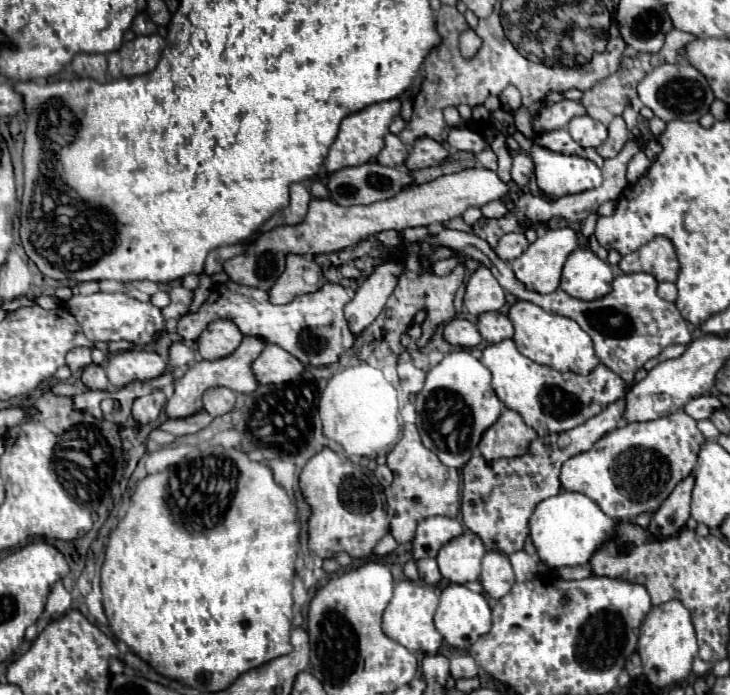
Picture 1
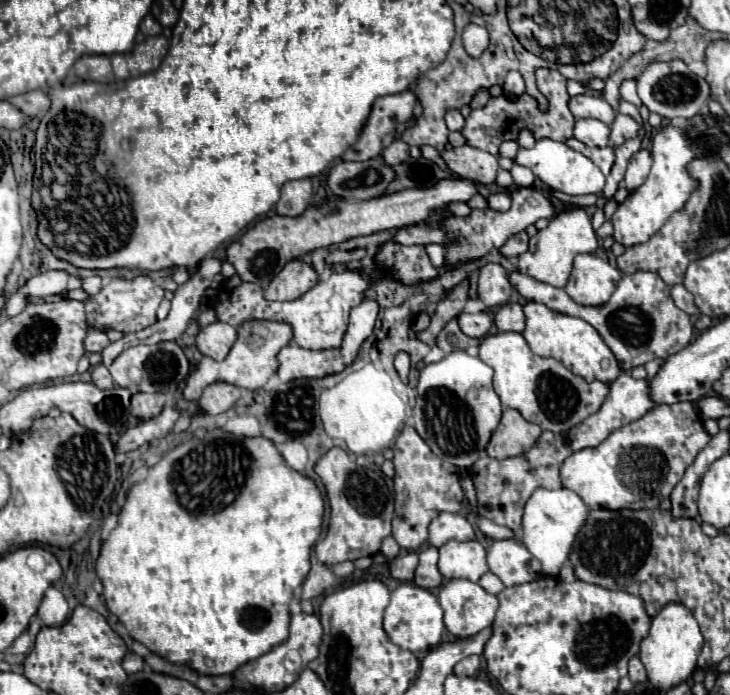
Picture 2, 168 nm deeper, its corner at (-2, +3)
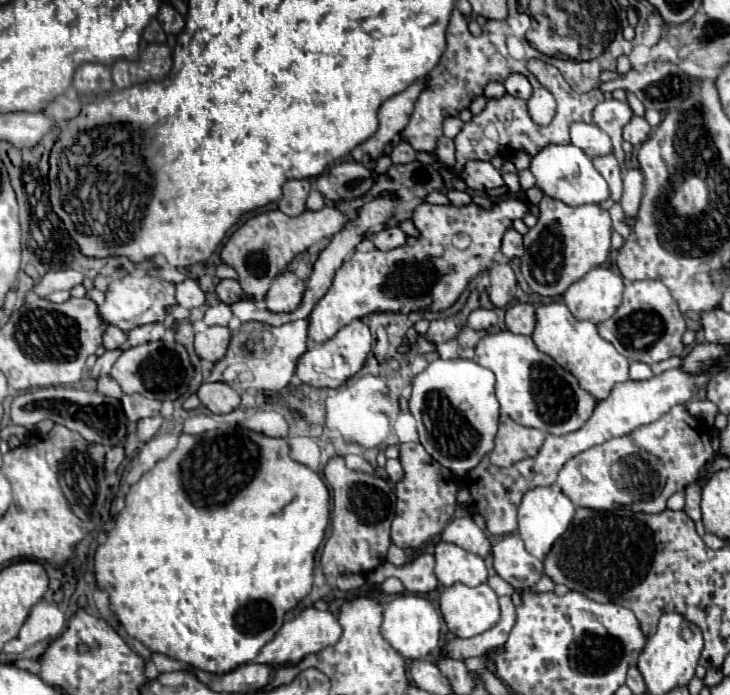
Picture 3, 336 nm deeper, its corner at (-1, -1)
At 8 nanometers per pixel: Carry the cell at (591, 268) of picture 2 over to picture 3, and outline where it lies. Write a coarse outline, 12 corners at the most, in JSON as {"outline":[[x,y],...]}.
{"outline":[[597,266],[567,288],[577,320],[601,324],[623,300],[623,276]]}

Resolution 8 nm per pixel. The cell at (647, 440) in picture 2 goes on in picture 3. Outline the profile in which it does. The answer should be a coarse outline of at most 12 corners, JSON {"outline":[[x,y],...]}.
{"outline":[[679,404],[571,458],[581,508],[657,514],[695,484],[709,428]]}

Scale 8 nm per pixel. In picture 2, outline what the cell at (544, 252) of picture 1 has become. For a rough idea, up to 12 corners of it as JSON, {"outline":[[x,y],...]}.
{"outline":[[582,208],[530,238],[518,270],[566,286],[574,256],[598,248]]}

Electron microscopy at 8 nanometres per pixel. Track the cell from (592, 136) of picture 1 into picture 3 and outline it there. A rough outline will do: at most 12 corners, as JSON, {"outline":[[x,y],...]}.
{"outline":[[571,124],[571,144],[589,158],[613,152],[597,124]]}

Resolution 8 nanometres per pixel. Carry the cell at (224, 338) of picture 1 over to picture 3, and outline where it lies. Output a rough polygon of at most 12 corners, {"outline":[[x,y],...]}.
{"outline":[[229,328],[195,334],[199,358],[217,364],[227,352]]}

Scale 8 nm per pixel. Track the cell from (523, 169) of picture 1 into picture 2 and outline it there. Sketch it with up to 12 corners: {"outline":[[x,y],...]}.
{"outline":[[526,166],[510,168],[516,186],[532,186],[534,174]]}

